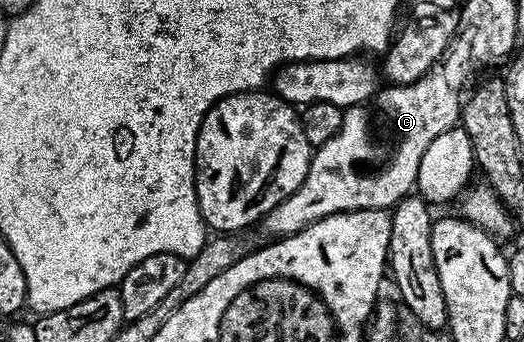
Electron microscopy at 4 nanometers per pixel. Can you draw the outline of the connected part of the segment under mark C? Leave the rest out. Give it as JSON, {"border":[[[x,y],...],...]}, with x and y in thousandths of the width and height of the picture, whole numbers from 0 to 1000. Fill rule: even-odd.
{"border":[[[853,149],[815,213],[792,231],[792,243],[744,246],[740,254],[721,257],[702,301],[666,310],[655,336],[655,371],[647,371],[647,395],[603,427],[601,444],[592,456],[586,523],[578,523],[571,558],[540,582],[540,594],[532,594],[508,635],[498,637],[496,667],[506,667],[515,681],[515,696],[534,699],[553,693],[555,684],[584,670],[594,652],[641,623],[668,623],[687,611],[748,614],[760,588],[782,573],[786,553],[781,550],[796,529],[796,503],[803,494],[811,444],[828,433],[834,401],[845,395],[845,383],[866,374],[878,357],[884,304],[880,260],[920,202],[914,184],[876,173]]]}

